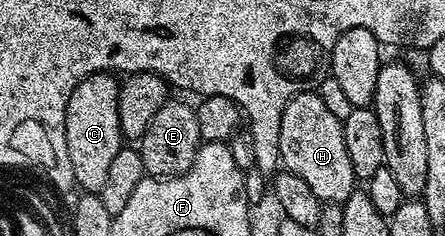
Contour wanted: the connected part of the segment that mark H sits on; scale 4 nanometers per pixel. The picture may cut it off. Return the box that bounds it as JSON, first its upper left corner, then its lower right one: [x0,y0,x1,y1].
[278,92,357,203]

